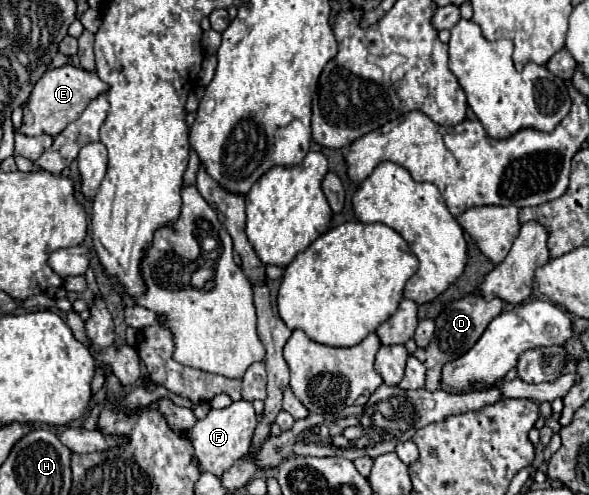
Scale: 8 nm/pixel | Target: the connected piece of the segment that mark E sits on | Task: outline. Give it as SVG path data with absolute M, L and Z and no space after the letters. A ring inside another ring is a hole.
M61 66L61 68L47 70L39 78L39 82L33 86L33 92L29 96L29 102L23 114L23 124L19 126L19 130L25 136L39 136L39 134L55 136L71 120L77 120L83 108L87 108L87 104L103 92L107 92L107 84L103 84L95 72L83 72L81 68L75 68L75 66Z

